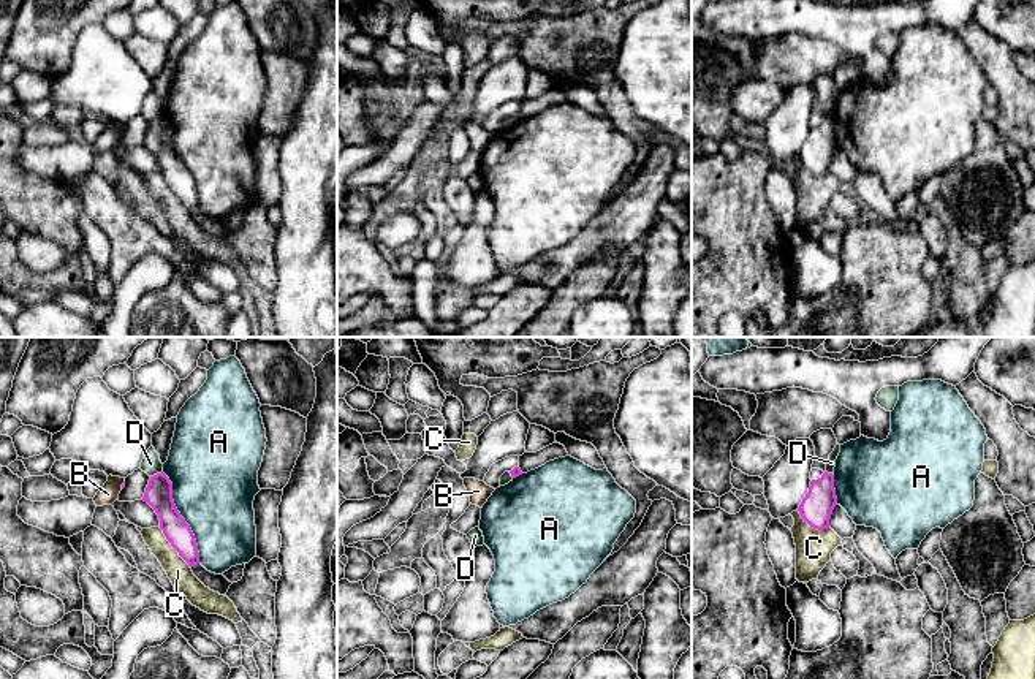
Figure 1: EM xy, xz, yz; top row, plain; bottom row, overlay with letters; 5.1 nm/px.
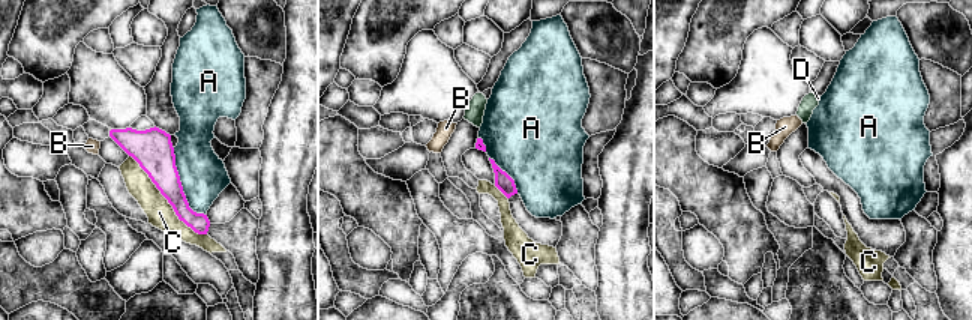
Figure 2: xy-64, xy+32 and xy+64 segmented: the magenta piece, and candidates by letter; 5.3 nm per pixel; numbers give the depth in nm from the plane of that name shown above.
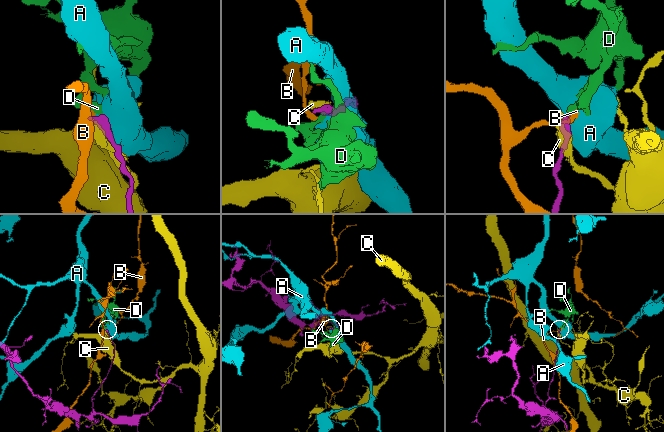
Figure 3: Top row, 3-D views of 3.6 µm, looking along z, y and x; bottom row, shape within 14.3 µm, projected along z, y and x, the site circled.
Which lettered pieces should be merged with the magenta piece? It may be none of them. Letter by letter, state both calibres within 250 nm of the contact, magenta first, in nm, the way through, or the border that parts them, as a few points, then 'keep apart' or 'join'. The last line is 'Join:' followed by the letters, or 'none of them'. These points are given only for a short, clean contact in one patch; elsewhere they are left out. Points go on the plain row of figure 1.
A: 140/440 nm | keep apart
B: 20/100 nm | along xy (124, 127), (121, 133) | keep apart
C: 140/120 nm | keep apart
D: 140/100 nm | along xy (162, 116), (151, 122) | keep apart
Join: none of them

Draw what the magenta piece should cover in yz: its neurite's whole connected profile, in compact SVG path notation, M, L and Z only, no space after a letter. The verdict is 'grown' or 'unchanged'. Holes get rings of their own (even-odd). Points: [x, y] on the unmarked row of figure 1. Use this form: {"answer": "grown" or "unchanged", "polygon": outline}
{"answer": "unchanged", "polygon": "M825 117L818 125L810 127L809 138L802 144L798 157L804 168L817 176L823 176L829 173L836 149L834 120Z"}

